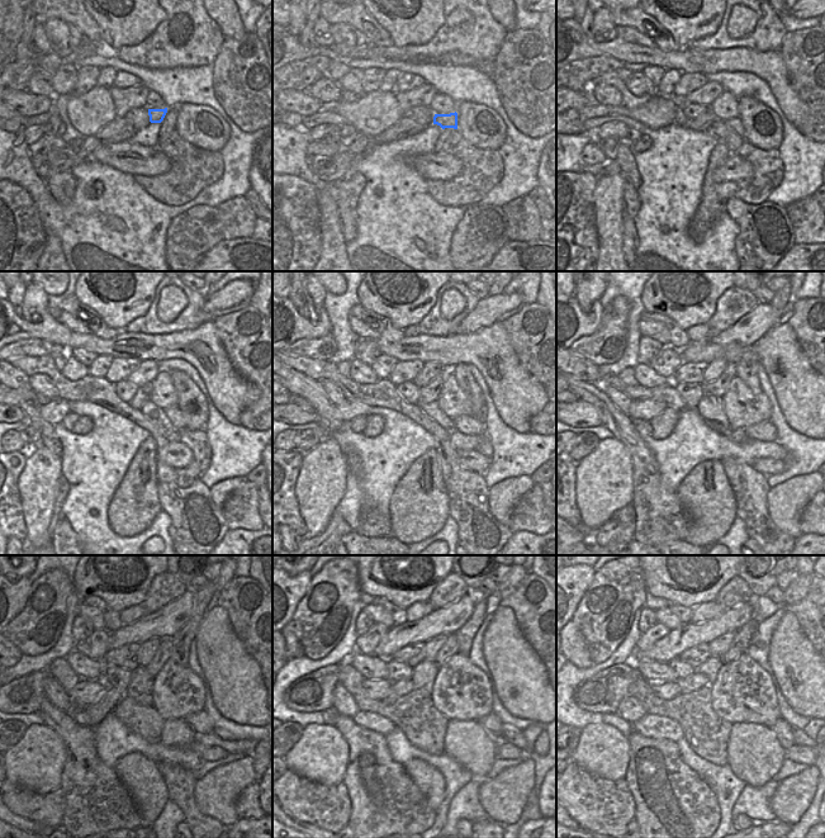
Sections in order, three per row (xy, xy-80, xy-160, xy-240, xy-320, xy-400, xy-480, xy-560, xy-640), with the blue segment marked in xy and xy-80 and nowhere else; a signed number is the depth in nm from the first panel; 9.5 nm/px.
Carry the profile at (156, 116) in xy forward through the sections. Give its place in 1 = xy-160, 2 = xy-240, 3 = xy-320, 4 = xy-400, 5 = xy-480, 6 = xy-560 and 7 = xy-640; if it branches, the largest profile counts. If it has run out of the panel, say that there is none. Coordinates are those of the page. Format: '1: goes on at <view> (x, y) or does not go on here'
1: goes on at xy-160 (734, 124)
2: goes on at xy-240 (176, 417)
3: goes on at xy-320 (468, 425)
4: goes on at xy-400 (764, 431)
5: goes on at xy-480 (200, 721)
6: goes on at xy-560 (491, 723)
7: goes on at xy-640 (782, 729)

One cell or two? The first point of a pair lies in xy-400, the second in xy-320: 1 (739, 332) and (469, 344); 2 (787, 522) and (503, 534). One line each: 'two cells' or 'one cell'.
1: two cells
2: two cells

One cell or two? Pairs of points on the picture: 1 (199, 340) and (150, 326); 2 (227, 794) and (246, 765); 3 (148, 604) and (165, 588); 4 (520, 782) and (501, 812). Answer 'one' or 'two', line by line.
1: two
2: one
3: one
4: one

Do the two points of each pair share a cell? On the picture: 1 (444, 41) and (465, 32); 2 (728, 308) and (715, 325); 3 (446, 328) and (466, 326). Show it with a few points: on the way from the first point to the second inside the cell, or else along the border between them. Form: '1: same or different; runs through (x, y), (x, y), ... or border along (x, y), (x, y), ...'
1: same; runs through (449, 39), (460, 37)
2: same; runs through (728, 312), (719, 321)
3: different; border along (475, 303), (455, 332)

